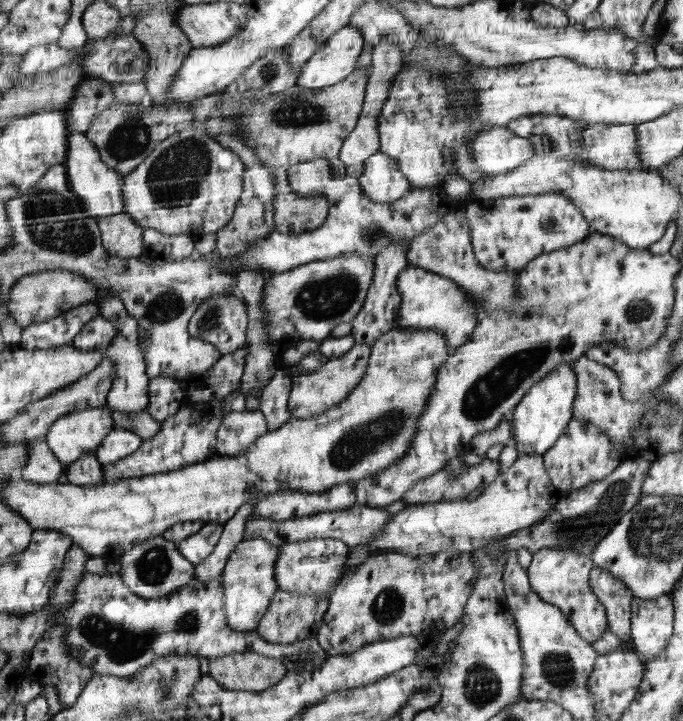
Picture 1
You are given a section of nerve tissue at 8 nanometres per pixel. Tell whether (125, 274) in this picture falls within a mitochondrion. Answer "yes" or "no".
no

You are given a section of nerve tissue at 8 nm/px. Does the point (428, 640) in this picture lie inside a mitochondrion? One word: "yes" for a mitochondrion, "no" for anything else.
no

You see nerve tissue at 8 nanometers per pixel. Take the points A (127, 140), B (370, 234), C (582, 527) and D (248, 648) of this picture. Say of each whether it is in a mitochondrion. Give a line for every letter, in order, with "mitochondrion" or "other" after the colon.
A: mitochondrion
B: mitochondrion
C: mitochondrion
D: other

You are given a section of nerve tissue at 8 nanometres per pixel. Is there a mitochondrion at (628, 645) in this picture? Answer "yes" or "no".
no

